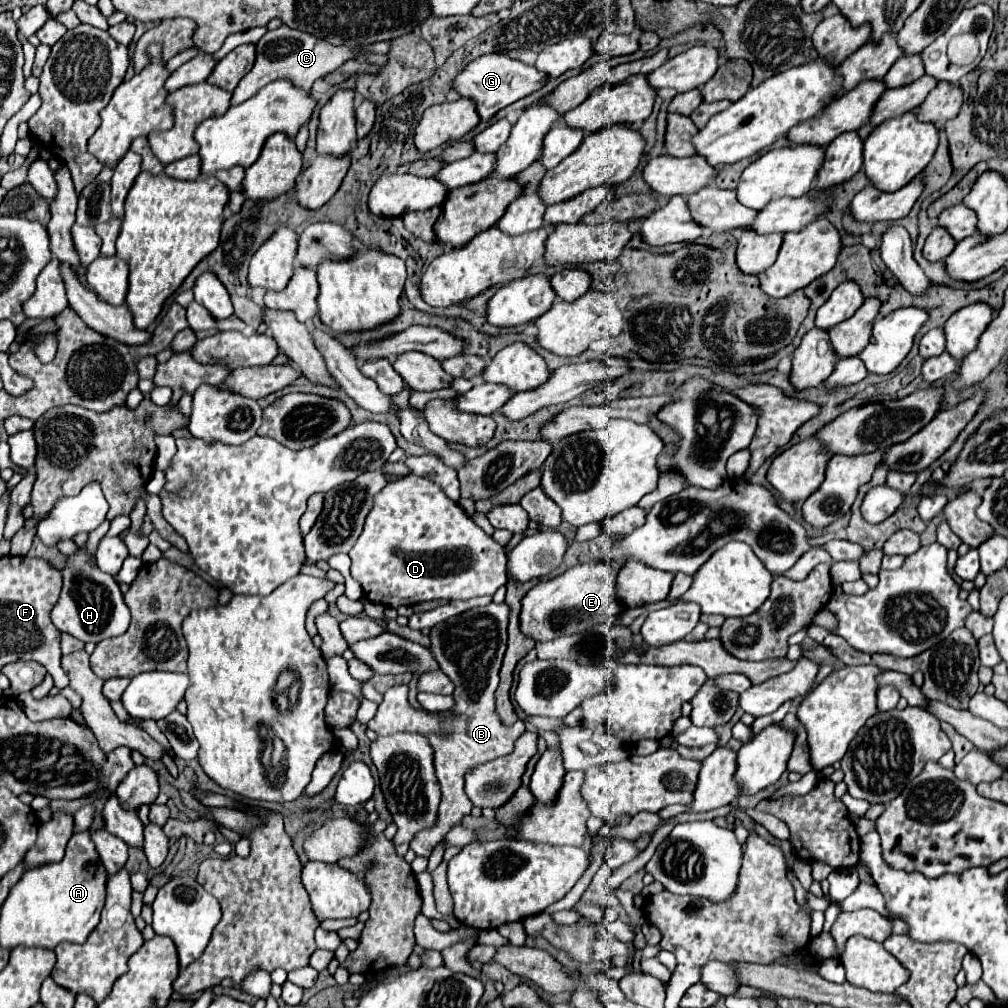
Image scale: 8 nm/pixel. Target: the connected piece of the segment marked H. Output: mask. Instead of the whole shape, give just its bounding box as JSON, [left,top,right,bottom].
[50,521,130,643]

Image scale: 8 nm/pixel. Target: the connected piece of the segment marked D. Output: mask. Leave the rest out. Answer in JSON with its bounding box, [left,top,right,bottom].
[350,475,506,609]

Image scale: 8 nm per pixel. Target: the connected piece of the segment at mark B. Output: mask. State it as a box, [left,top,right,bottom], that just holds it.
[368,603,526,857]

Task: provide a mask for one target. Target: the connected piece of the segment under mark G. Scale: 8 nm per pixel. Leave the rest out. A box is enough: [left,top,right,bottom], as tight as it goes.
[454,53,548,121]

